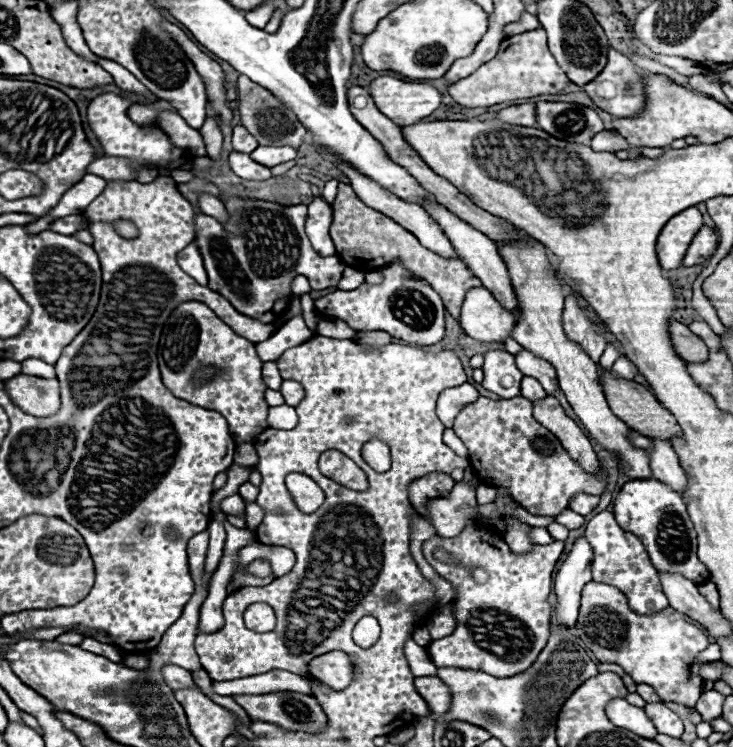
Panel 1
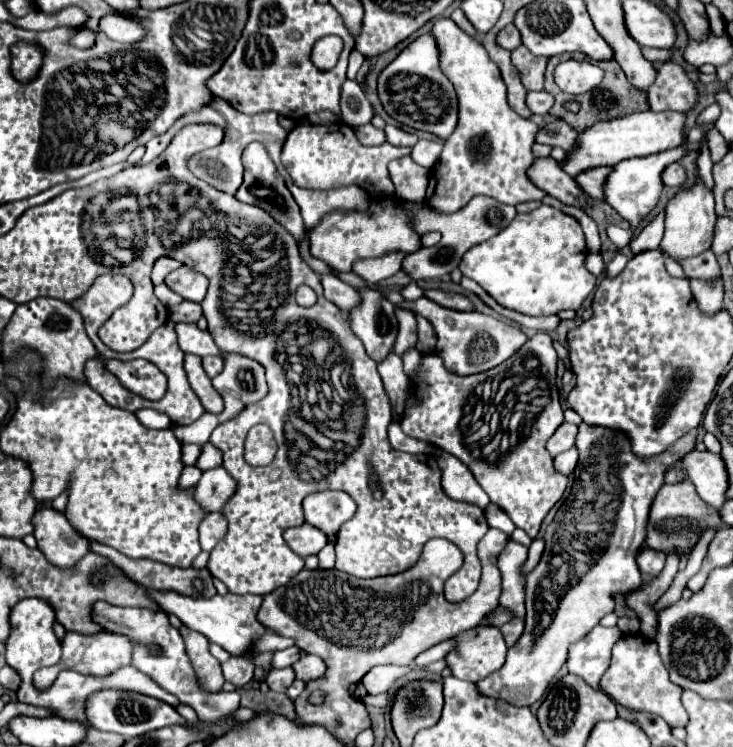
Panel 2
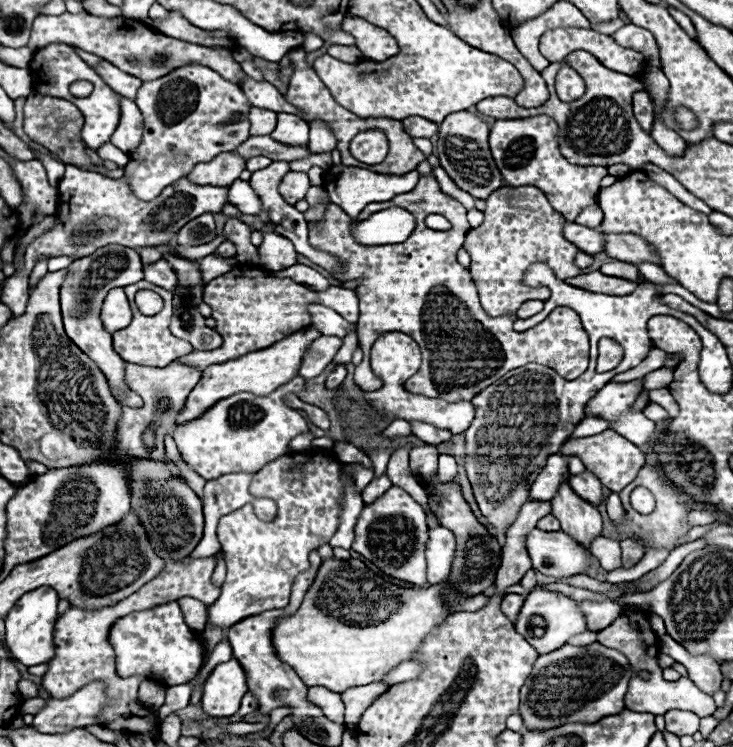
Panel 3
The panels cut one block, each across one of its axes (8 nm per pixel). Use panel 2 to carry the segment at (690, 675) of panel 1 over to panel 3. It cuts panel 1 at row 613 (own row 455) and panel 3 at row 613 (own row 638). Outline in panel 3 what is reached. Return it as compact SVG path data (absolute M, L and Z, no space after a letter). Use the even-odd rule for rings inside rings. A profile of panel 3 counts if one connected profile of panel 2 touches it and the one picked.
M532 590L520 610L520 618L516 620L516 632L522 634L540 654L548 654L564 646L572 636L584 632L584 616L576 612L576 602L546 590Z

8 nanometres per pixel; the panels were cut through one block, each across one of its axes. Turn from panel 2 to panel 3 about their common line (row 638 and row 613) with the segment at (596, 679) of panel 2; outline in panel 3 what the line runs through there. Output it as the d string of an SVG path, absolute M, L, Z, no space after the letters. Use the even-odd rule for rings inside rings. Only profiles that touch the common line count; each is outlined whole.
M584 600L584 602L578 602L578 610L584 614L586 626L592 632L606 628L620 614L620 606L616 602L610 602L610 600L604 600L604 602Z

